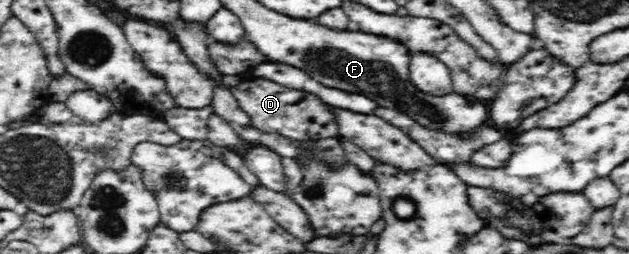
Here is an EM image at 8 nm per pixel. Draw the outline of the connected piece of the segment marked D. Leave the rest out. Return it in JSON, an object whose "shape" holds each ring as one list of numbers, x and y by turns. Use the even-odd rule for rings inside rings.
{"shape":[[260,77,241,80,229,88,239,106,249,115,251,125,265,133,279,133,283,137,298,141,318,141,324,138,339,138,339,126,333,118,331,108,321,98,311,93,287,88,278,82]]}

